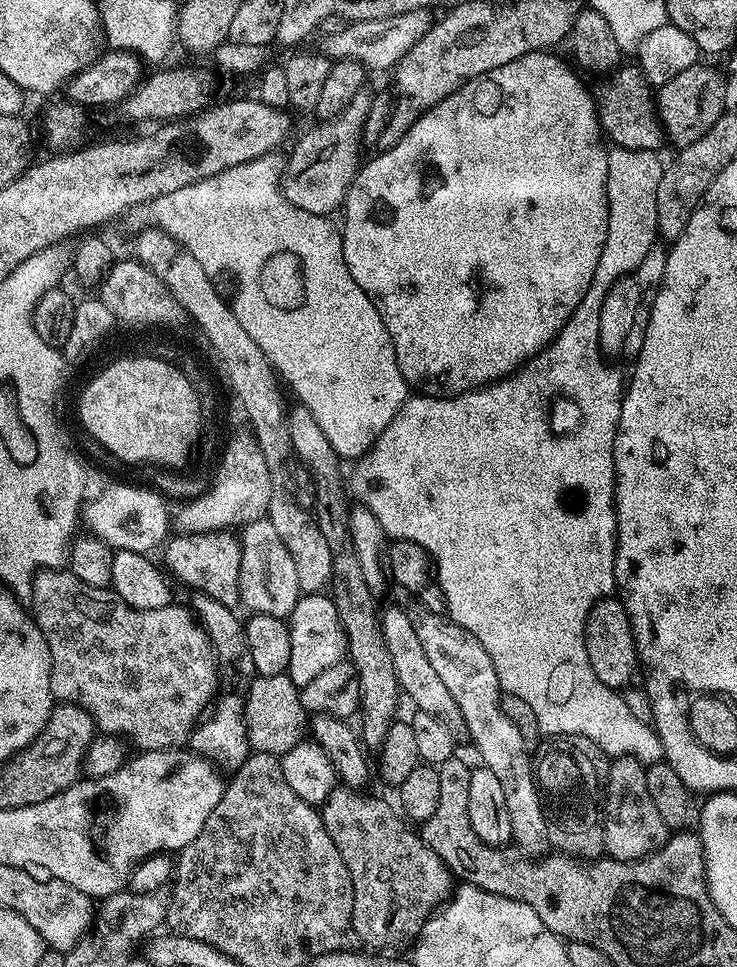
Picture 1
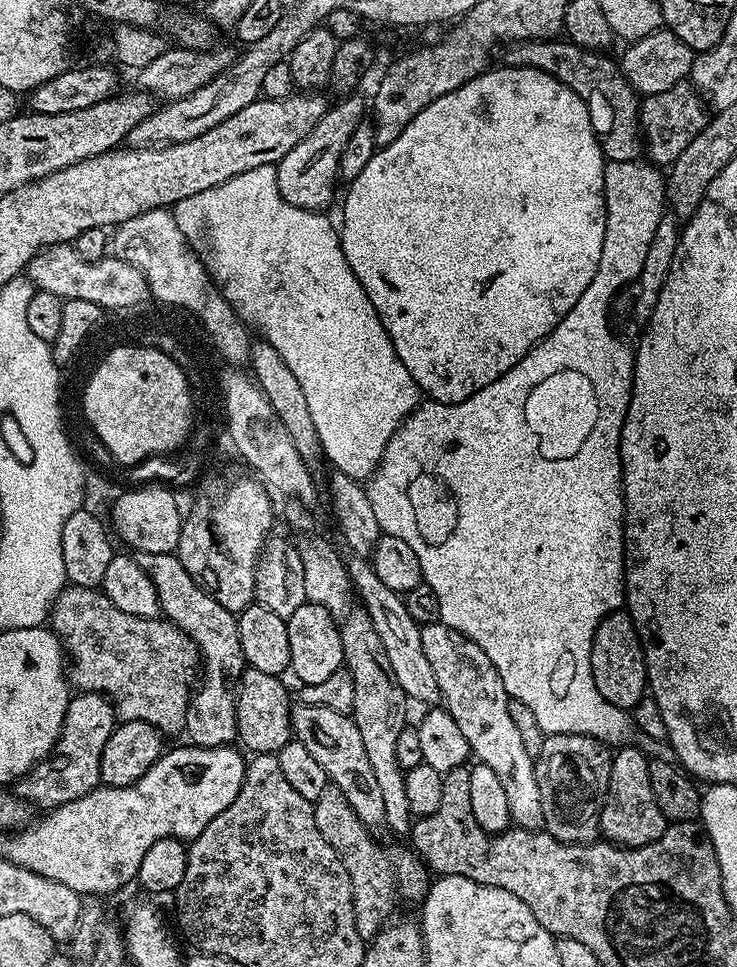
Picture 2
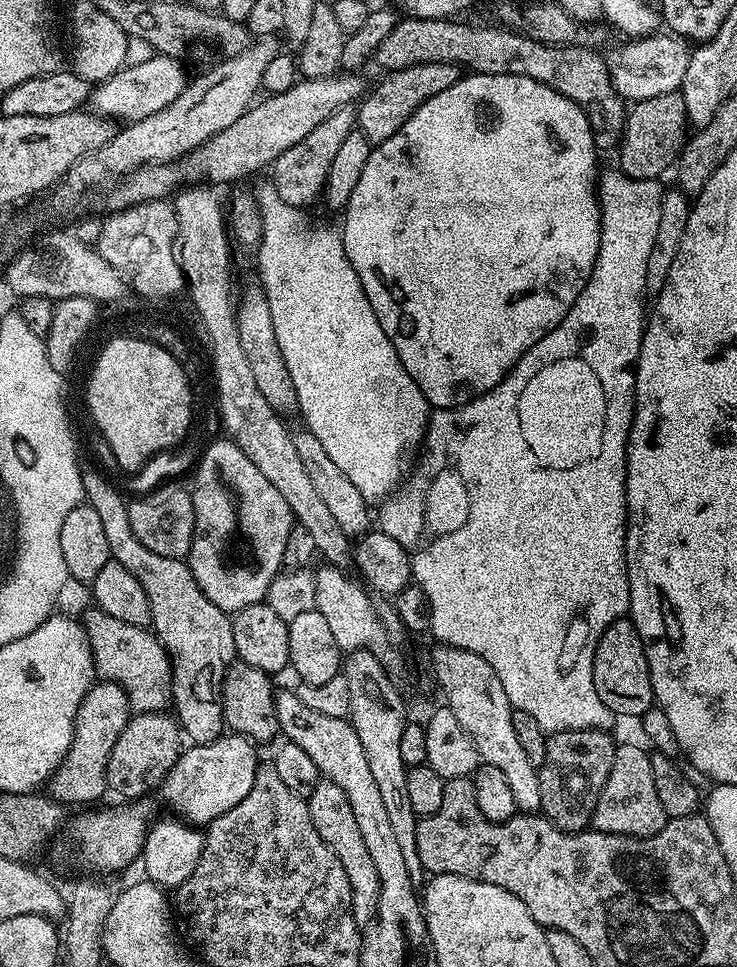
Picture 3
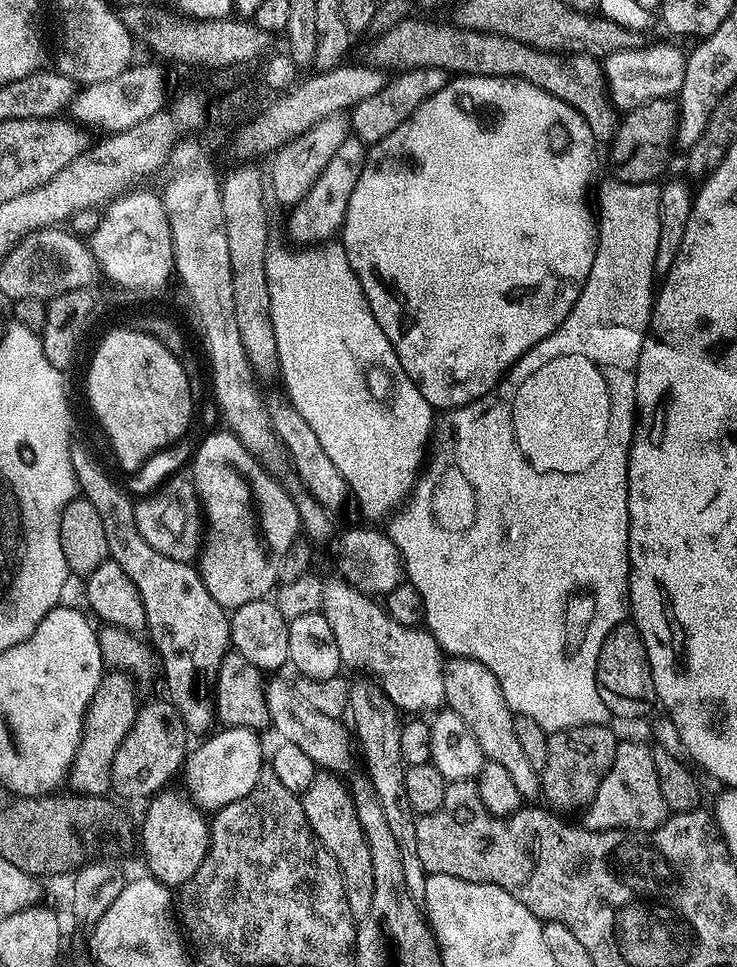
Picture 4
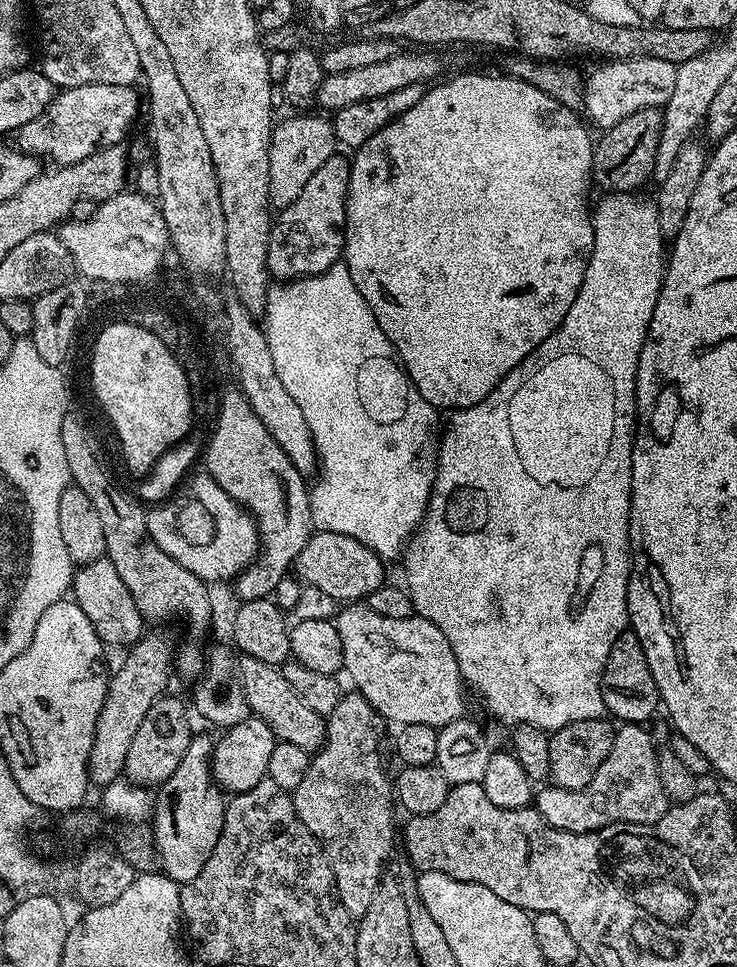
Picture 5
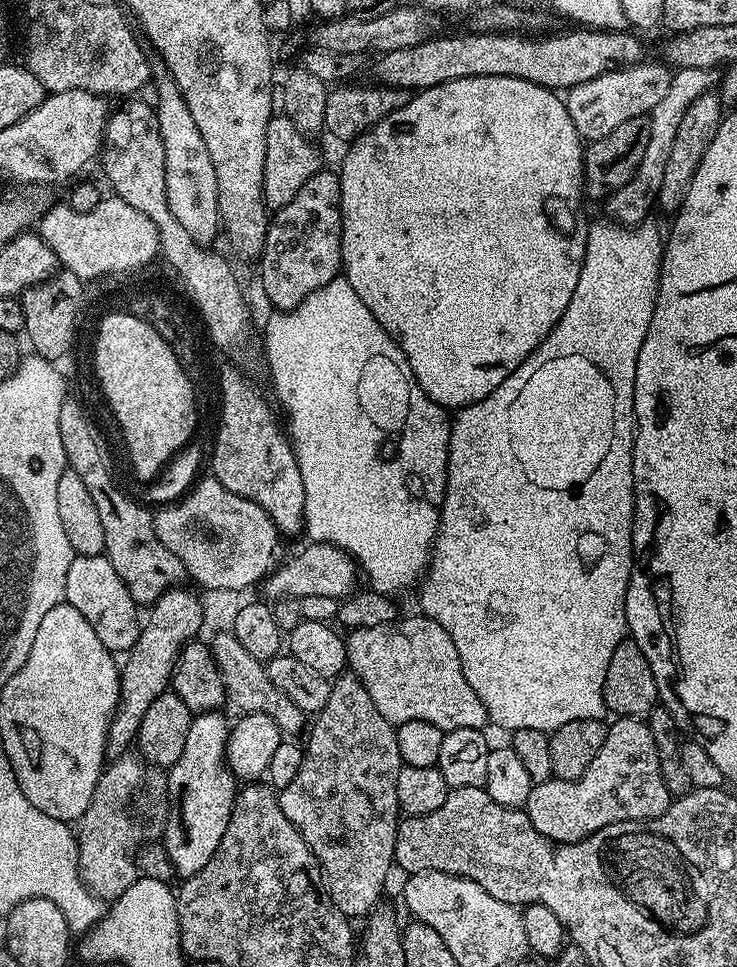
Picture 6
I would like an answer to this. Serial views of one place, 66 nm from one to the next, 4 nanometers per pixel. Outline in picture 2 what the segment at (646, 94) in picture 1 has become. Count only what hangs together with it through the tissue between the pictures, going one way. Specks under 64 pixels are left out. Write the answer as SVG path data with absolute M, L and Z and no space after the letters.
M564 38L518 40L509 43L503 52L503 63L507 67L542 70L570 86L570 90L574 90L578 98L588 101L588 113L592 128L596 131L596 140L608 160L634 160L641 155L641 97L631 82L624 77L623 67L617 61L615 64L599 51L583 48Z

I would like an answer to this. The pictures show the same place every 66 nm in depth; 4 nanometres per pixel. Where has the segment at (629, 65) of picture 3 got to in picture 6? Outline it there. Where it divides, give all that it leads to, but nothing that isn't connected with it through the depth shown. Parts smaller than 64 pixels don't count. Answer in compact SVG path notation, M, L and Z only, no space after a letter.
M641 62L632 64L629 68L619 68L598 78L590 78L590 82L582 82L567 89L568 113L581 141L597 140L610 134L610 130L617 126L622 126L622 122L630 122L630 118L648 116L654 110L654 106L662 102L666 90L670 90L673 73L663 63L648 63Z

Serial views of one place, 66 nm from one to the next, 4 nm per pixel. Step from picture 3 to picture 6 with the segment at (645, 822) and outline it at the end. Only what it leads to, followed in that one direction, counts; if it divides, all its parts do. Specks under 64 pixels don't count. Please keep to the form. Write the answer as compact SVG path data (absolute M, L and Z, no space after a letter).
M622 716L608 724L606 742L594 754L594 762L576 780L555 778L533 784L526 811L534 830L556 844L573 844L614 822L653 820L672 803L673 796L662 782L654 734L647 723L634 716Z

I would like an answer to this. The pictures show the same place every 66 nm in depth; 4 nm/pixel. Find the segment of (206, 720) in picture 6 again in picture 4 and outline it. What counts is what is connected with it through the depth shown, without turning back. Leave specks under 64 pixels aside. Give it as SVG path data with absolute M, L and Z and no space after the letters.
M172 791L158 792L147 801L144 825L138 828L138 844L144 847L144 860L148 863L147 875L176 890L187 880L194 878L198 866L202 866L206 858L210 820L193 797L191 800L180 792Z

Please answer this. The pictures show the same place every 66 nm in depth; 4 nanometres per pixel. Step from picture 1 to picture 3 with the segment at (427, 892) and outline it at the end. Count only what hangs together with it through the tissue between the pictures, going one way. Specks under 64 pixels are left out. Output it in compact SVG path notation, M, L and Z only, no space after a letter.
M321 779L307 801L314 830L318 830L322 842L326 842L338 862L342 862L342 870L346 870L346 878L352 887L352 913L356 923L366 926L376 913L380 883L374 862L370 862L370 854L366 854L366 842L362 842L362 834L358 834L358 822L354 822L354 814L346 802L346 794L342 794L342 790L334 786L334 782Z

